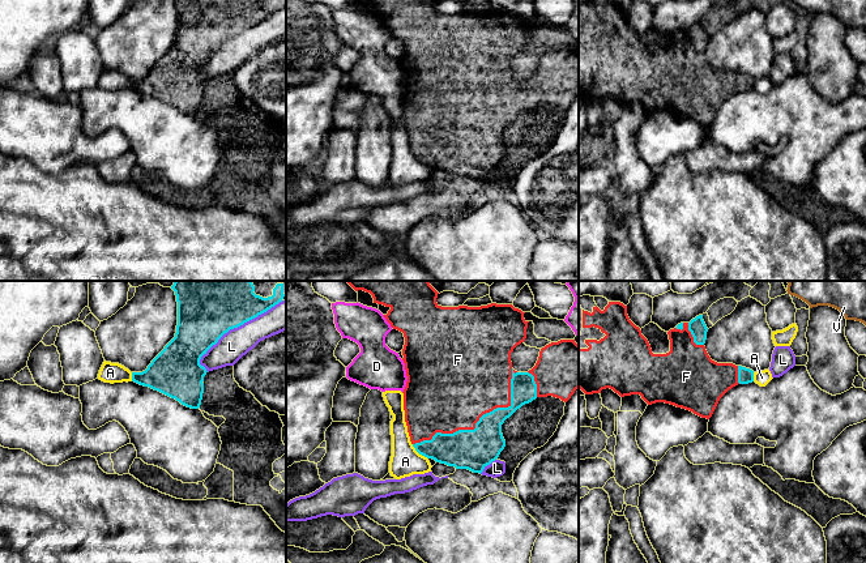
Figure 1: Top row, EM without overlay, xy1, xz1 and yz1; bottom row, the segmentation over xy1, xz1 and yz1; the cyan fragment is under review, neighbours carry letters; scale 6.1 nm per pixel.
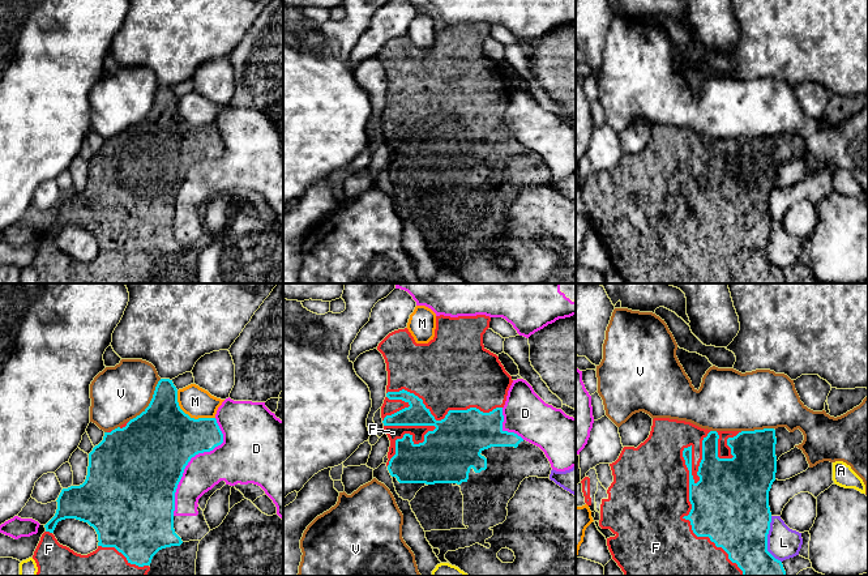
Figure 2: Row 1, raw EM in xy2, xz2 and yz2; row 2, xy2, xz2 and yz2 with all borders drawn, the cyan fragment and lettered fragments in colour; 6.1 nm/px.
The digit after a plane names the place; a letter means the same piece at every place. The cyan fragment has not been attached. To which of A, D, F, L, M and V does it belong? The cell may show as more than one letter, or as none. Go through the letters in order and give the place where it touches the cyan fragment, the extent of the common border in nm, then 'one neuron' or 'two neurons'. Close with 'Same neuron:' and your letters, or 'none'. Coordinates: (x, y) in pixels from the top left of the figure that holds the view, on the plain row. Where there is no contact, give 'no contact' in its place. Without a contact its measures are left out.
A: contact xz1 (419, 161); length 140 nm; two neurons
D: contact xy2 (189, 167); length 650 nm; two neurons
F: contact yz2 (689, 208); length 900 nm; one neuron
L: contact xy1 (238, 33); length 650 nm; two neurons
M: contact xy2 (188, 123); length 300 nm; two neurons
V: contact xy2 (150, 109); length 320 nm; two neurons
Same neuron: F

